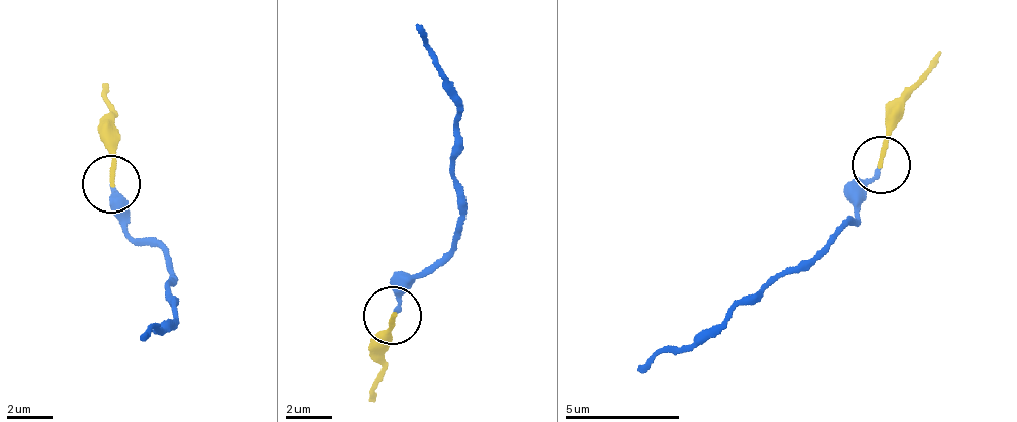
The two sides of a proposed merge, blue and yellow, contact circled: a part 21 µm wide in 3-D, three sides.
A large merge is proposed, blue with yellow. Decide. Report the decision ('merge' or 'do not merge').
merge

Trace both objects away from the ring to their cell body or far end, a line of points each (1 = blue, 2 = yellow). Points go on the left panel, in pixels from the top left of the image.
1: (112, 183), (123, 228), (164, 251), (172, 276), (168, 279), (177, 316), (140, 333)
2: (112, 183), (109, 86)

